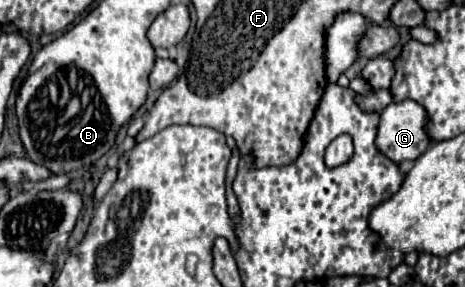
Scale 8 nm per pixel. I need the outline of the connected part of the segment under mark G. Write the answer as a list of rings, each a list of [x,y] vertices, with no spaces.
[[[413,100],[389,104],[381,112],[375,144],[395,164],[415,160],[429,146],[425,122],[427,116],[421,104]]]

